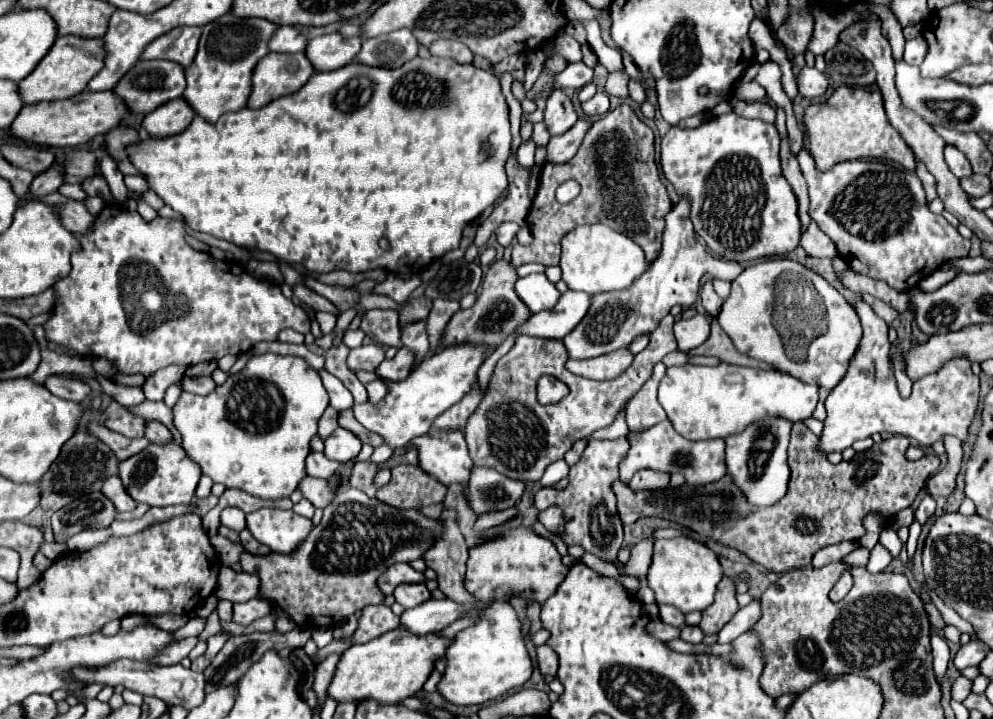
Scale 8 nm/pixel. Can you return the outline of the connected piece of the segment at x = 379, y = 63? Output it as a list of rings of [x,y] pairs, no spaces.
[[[398,29],[388,35],[364,39],[362,51],[358,53],[356,61],[368,67],[396,69],[402,67],[406,61],[414,59],[416,53],[418,53],[418,41],[414,39],[412,31]]]

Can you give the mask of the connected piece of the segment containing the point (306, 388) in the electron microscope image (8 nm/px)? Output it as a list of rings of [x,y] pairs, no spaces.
[[[264,353],[252,357],[246,367],[230,375],[224,385],[218,385],[206,397],[182,393],[174,407],[174,425],[182,433],[186,455],[200,465],[202,473],[214,483],[234,487],[256,495],[260,499],[290,497],[300,481],[306,477],[306,455],[310,453],[310,439],[318,433],[318,421],[328,407],[328,393],[318,371],[314,371],[302,357],[280,357]]]

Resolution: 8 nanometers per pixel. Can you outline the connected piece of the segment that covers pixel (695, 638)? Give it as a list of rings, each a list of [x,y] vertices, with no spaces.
[[[682,627],[682,635],[680,635],[680,639],[688,641],[688,643],[700,643],[702,637],[704,637],[704,635],[702,635],[700,627]]]

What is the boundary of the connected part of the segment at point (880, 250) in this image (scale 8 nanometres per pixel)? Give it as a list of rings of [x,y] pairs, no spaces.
[[[802,155],[798,163],[808,183],[808,213],[812,221],[816,221],[816,225],[834,241],[840,259],[844,259],[852,271],[872,279],[886,281],[890,287],[898,291],[910,291],[918,285],[918,281],[922,281],[932,271],[940,269],[946,261],[968,257],[970,241],[964,239],[942,215],[938,217],[928,209],[918,175],[906,169],[896,169],[884,161],[854,159],[838,163],[828,171],[816,171],[814,161],[808,155]]]

